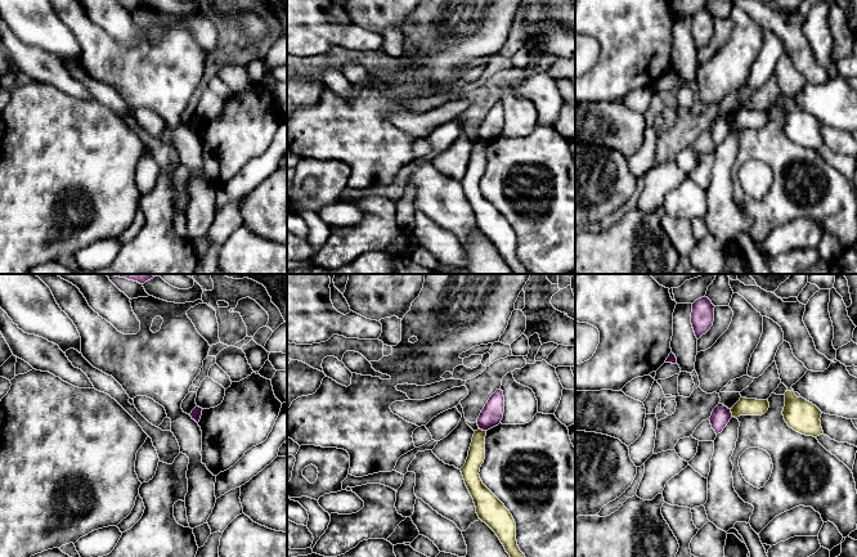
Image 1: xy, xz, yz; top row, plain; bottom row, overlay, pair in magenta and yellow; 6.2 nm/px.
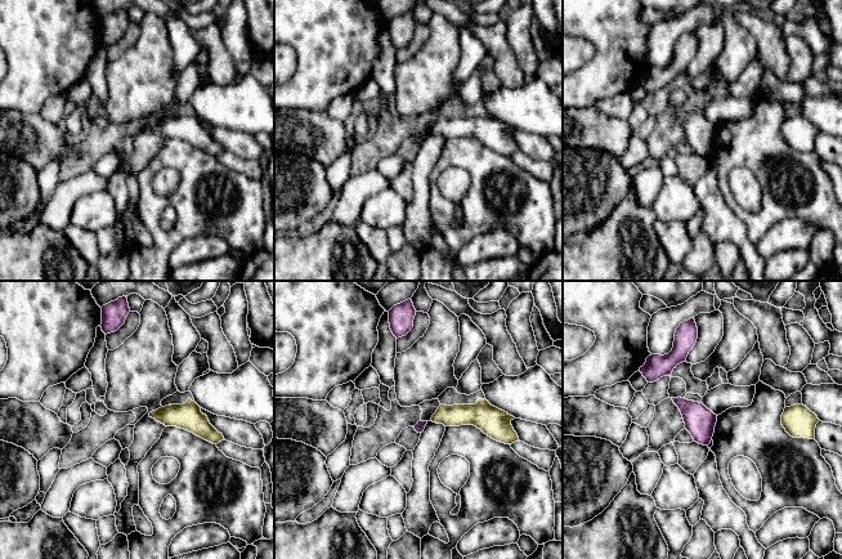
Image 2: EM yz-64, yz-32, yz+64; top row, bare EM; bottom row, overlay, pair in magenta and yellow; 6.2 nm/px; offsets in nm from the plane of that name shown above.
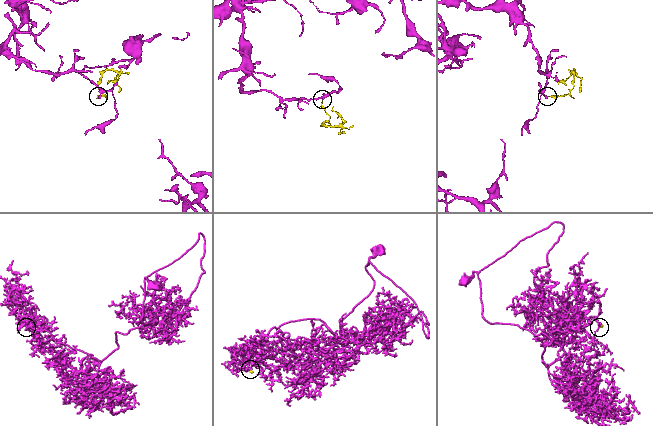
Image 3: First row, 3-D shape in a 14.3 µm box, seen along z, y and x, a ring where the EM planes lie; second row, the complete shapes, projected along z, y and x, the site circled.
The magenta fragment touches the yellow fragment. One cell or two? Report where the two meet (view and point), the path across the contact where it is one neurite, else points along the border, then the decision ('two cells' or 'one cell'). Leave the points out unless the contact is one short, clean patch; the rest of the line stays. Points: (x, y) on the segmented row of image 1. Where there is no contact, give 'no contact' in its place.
contact yz (731, 413); border yz (730, 409), (732, 416); two cells

